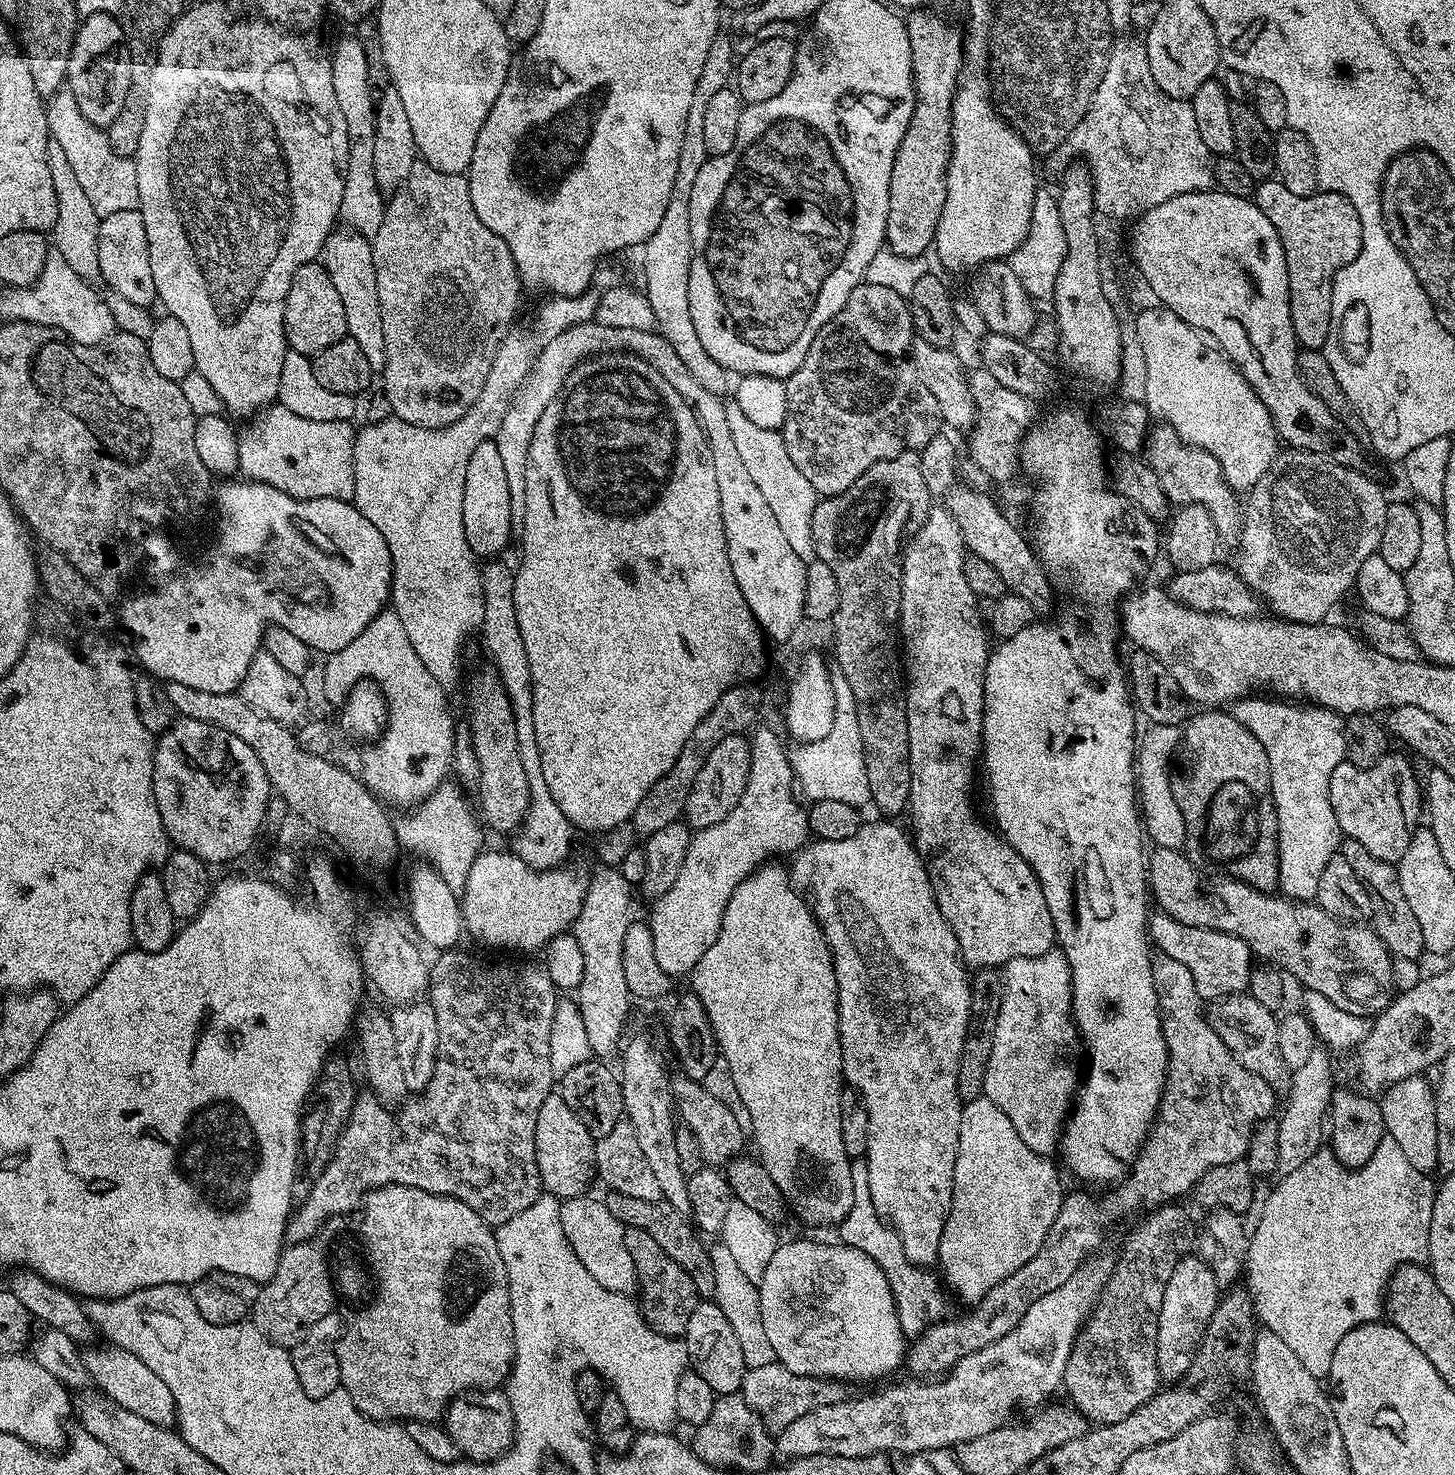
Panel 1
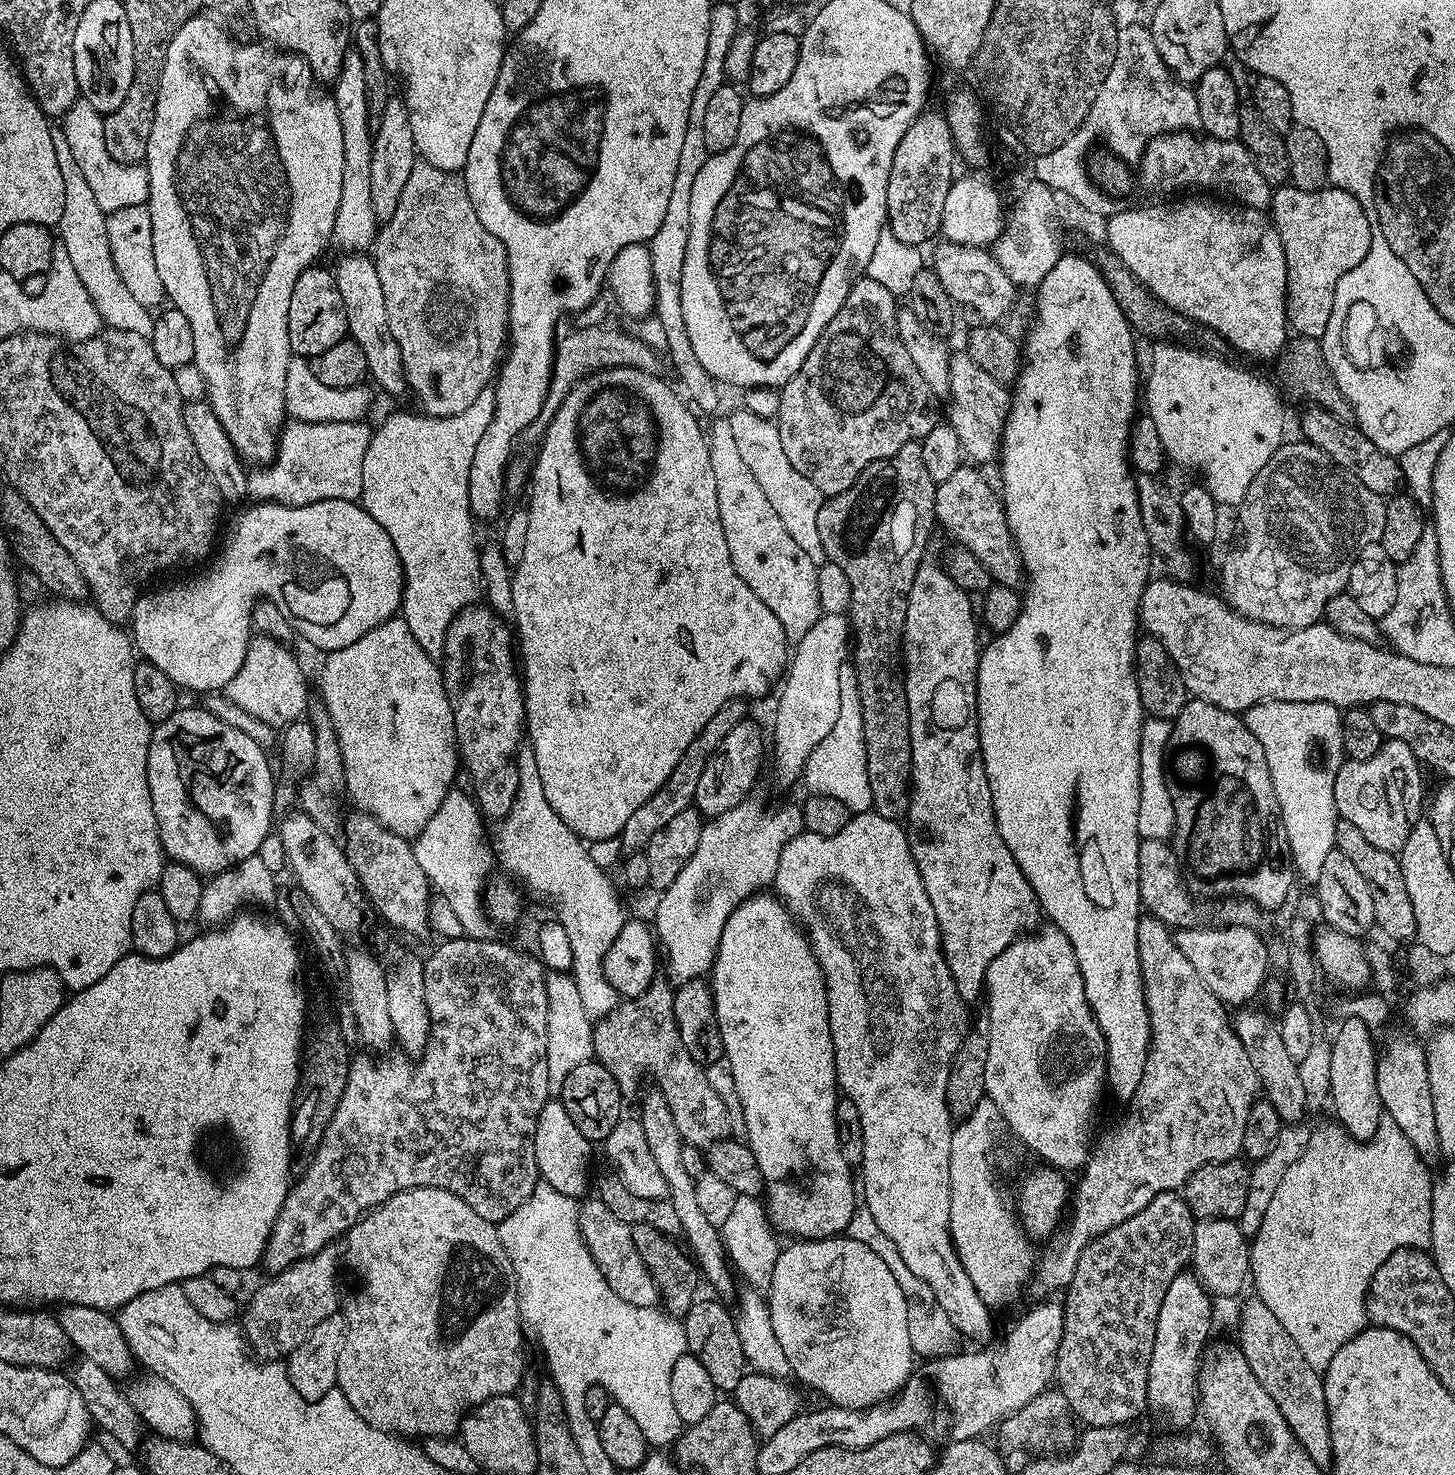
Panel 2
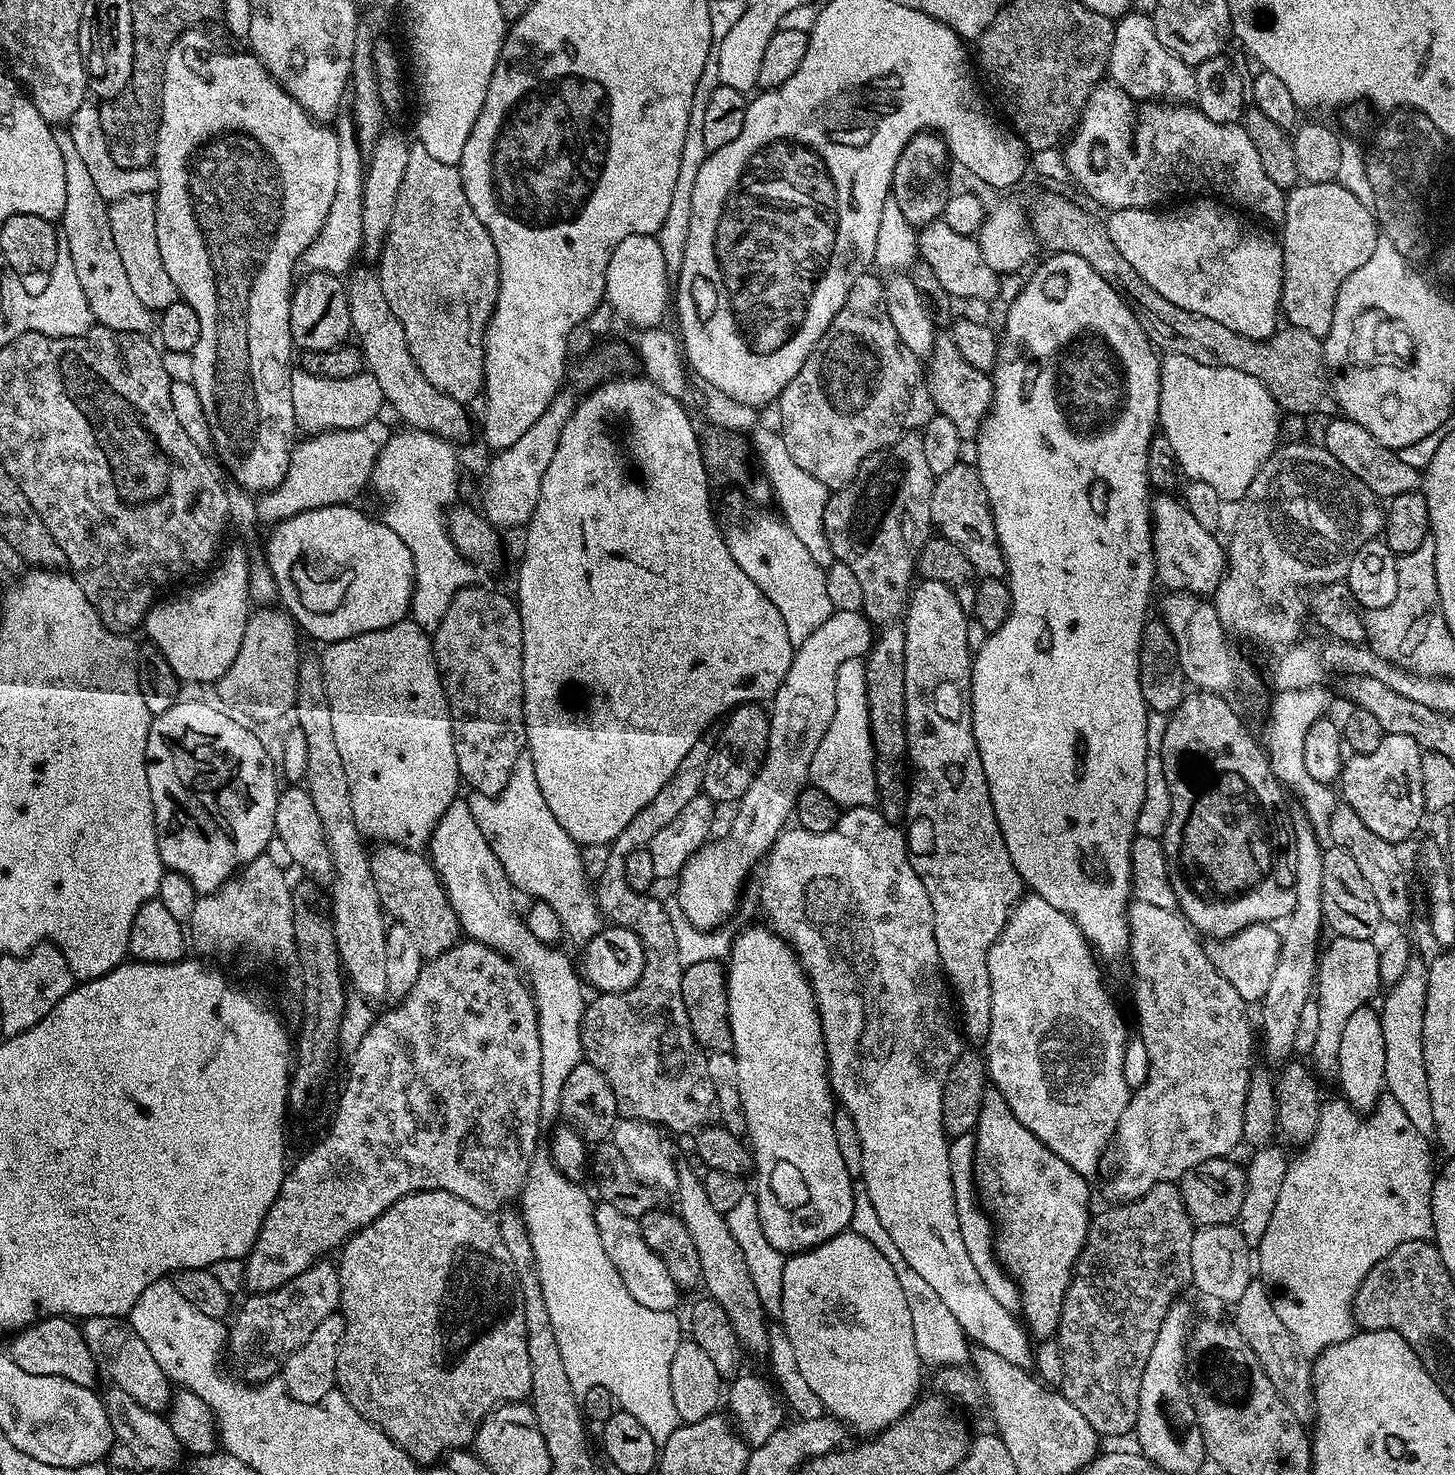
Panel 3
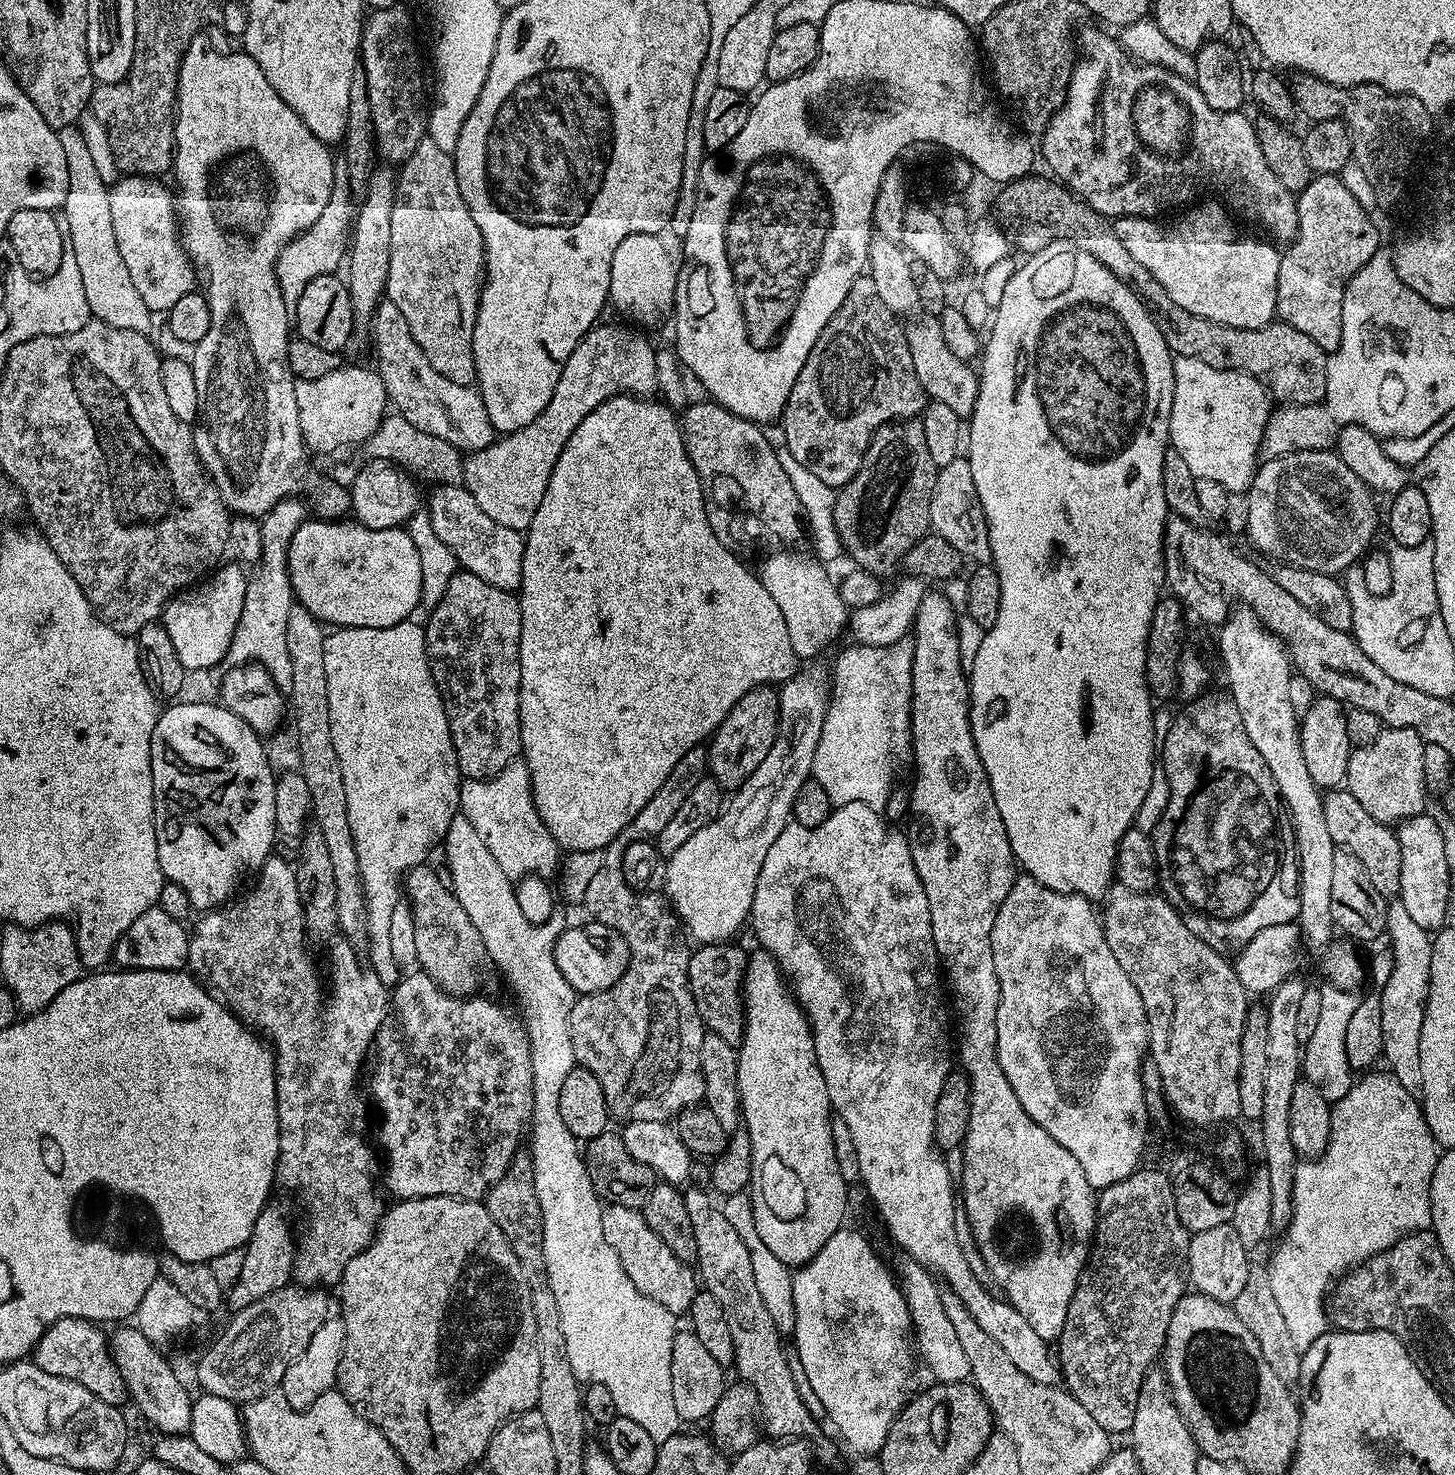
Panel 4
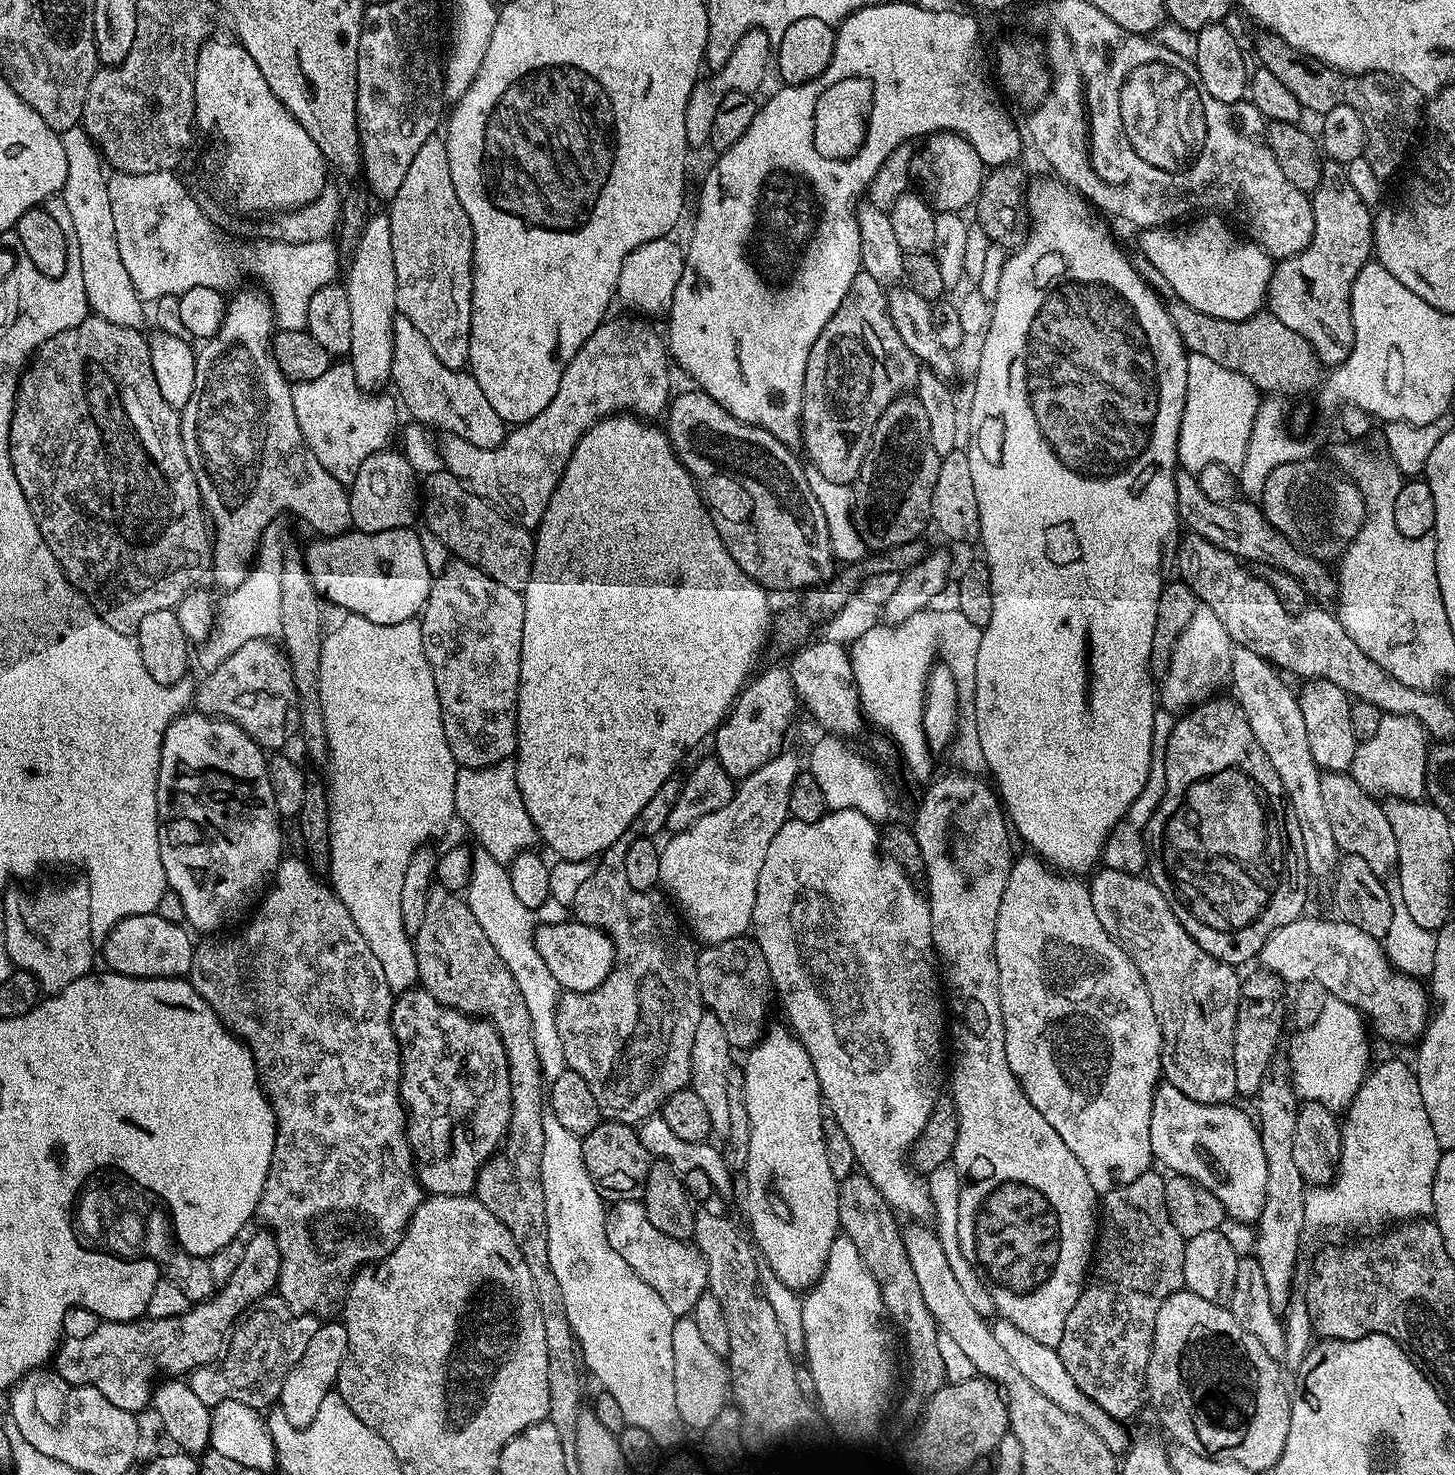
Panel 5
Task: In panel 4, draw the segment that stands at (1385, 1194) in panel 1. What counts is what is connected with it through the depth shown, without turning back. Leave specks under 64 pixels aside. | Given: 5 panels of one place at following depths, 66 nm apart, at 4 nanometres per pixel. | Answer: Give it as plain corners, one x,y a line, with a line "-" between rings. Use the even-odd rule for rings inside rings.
1388,1070
1376,1072
1369,1071
1367,1074
1353,1083
1352,1088
1345,1097
1337,1100
1332,1110
1332,1125
1330,1126
1330,1142
1321,1156
1315,1160
1304,1160
1297,1163
1294,1174
1294,1190
1292,1191
1292,1217
1287,1228
1283,1229
1280,1241
1276,1244
1276,1249
1272,1252
1272,1257
1266,1261
1270,1287
1274,1290
1274,1299
1278,1302
1278,1310
1282,1313
1282,1319
1286,1321
1286,1327
1290,1333
1290,1339
1294,1346
1301,1350
1308,1348
1314,1338
1318,1338
1322,1333
1329,1331
1330,1321
1326,1301
1341,1276
1347,1276
1352,1269
1376,1256
1379,1252
1384,1252
1390,1246
1394,1246
1404,1236
1410,1236
1413,1232
1422,1232
1431,1229
1432,1211
1430,1210
1430,1182
1436,1169
1438,1159
1438,1145
1432,1137
1430,1126
1424,1120
1424,1111
1421,1108
1421,1101
1417,1099
1402,1082
1398,1080

